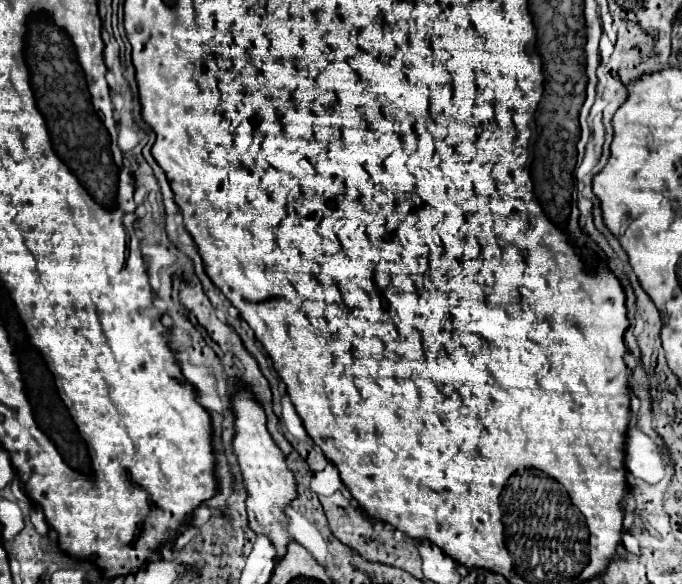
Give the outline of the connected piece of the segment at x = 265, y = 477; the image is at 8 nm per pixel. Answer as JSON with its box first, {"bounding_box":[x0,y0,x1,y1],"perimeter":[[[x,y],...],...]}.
{"bounding_box":[232,390,298,560],"perimeter":[[[238,390],[232,400],[232,408],[236,414],[236,422],[234,422],[236,436],[234,436],[232,446],[238,456],[240,470],[242,470],[244,482],[246,482],[246,490],[248,490],[246,508],[248,508],[250,528],[256,534],[266,536],[272,542],[272,546],[276,548],[276,558],[282,560],[288,544],[292,542],[292,536],[288,532],[286,506],[290,506],[290,502],[298,496],[296,478],[290,472],[290,468],[286,466],[286,456],[282,454],[282,450],[276,446],[276,442],[268,434],[266,414],[264,414],[262,406],[256,402],[256,398],[250,394],[250,390]]]}

